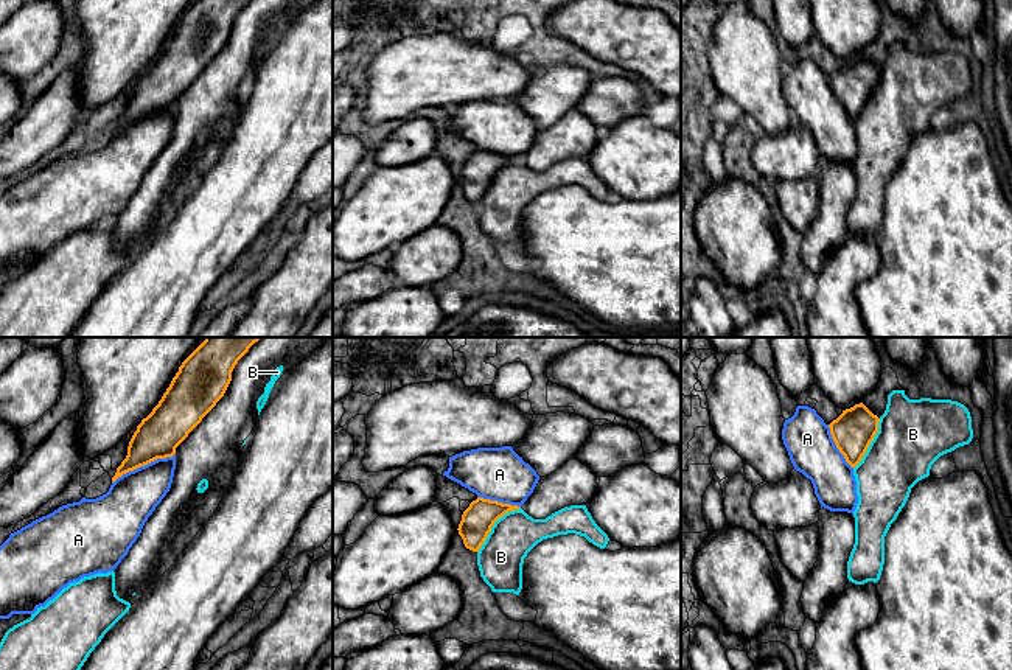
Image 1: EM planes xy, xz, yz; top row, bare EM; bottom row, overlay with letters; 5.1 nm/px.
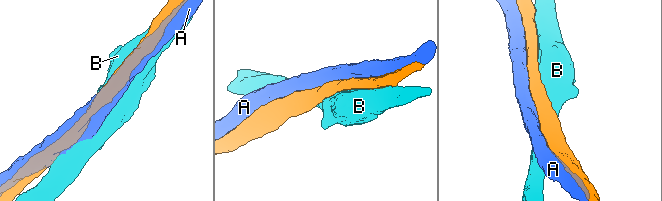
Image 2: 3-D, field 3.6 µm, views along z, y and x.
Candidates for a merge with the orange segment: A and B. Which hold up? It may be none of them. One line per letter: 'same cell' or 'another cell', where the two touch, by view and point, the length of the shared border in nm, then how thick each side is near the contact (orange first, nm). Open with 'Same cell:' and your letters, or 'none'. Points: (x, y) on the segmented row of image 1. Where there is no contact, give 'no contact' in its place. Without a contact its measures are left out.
Same cell: none
A: another cell; meets orange in xy at (143, 465); contact 360 nm long; 220 nm thick on the orange side, 260 nm on the other
B: another cell; meets orange in xz at (493, 524); contact 320 nm long; 160 nm thick on the orange side, 240 nm on the other

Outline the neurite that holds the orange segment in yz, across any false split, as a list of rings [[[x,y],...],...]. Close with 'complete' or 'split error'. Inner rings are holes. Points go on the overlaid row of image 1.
[[[860,403],[843,410],[843,414],[829,424],[836,448],[852,468],[861,462],[878,432],[878,421],[880,418]]] | complete

